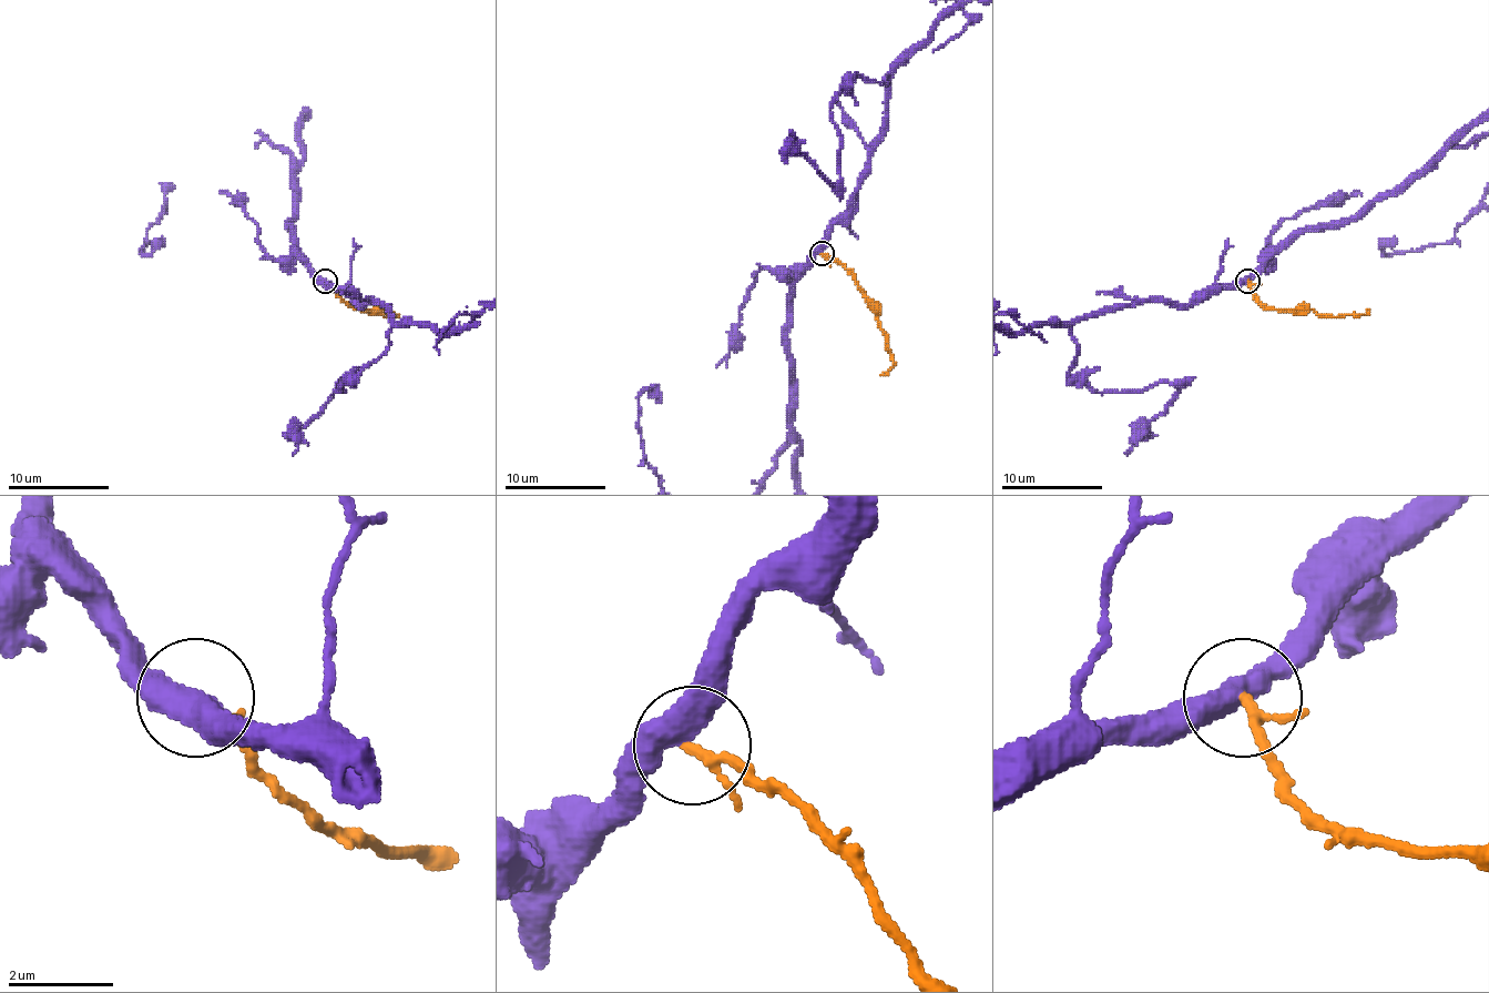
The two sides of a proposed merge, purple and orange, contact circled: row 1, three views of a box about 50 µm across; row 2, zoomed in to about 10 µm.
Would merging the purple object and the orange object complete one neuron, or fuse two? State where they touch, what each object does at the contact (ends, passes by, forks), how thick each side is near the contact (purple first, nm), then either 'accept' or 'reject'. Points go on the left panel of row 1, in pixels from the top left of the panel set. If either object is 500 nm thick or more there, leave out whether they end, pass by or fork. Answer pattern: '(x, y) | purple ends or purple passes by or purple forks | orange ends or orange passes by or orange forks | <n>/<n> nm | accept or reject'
(325, 281) | purple passes by | orange passes by | 480/160 nm | reject

